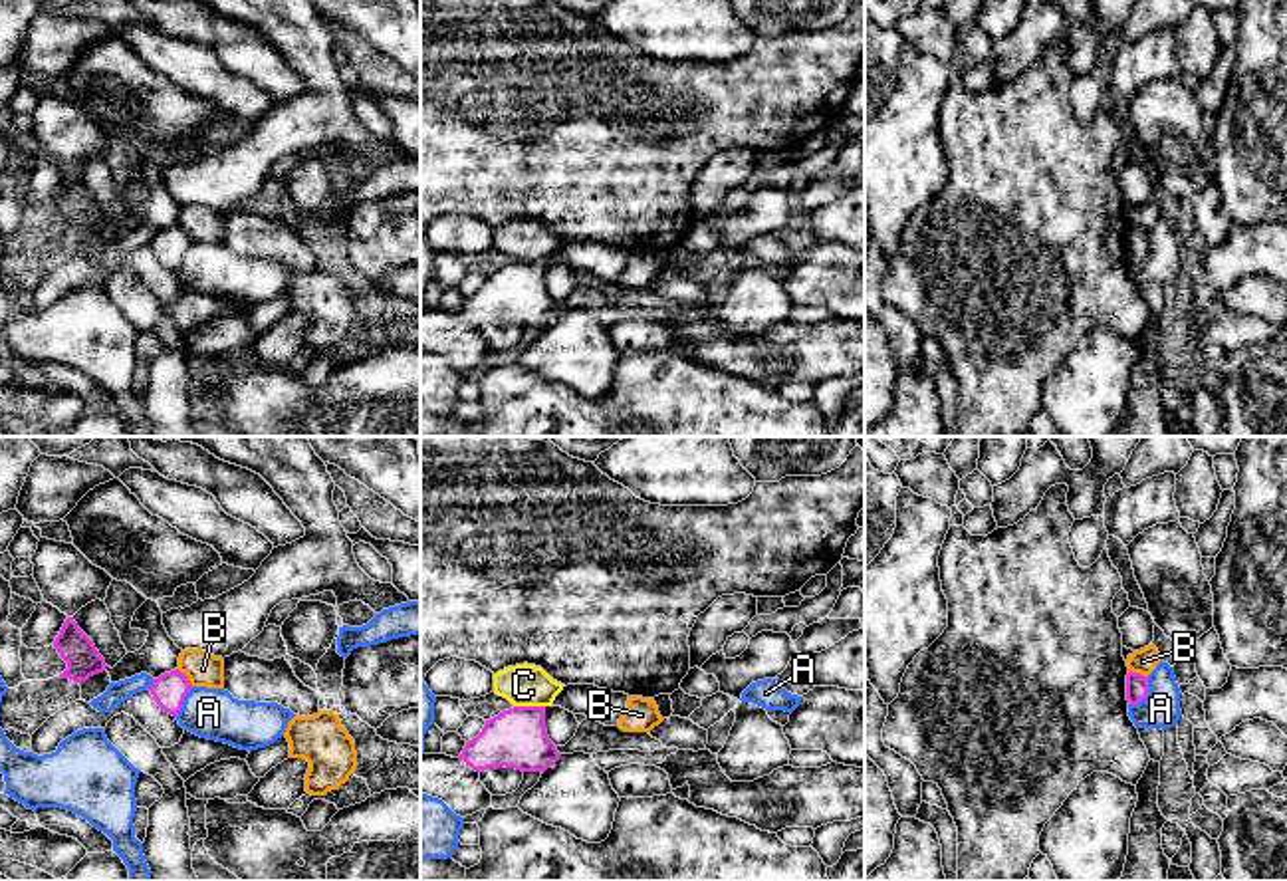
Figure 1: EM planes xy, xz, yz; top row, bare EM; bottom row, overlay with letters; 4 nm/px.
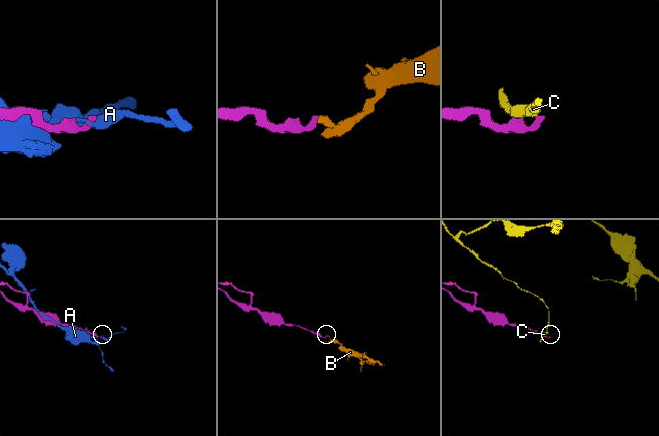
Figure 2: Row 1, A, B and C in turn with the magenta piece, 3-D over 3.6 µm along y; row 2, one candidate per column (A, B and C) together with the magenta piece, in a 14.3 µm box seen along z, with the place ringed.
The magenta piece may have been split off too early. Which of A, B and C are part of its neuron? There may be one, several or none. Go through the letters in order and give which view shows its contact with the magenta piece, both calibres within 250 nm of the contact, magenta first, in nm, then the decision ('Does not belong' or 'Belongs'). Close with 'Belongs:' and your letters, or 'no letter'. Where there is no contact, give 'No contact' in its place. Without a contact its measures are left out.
A: Touches magenta in yz. Thickness 100 nm (magenta) against 160 nm. Does not belong
B: Touches magenta in xy. Thickness 140 nm (magenta) against 140 nm. Does not belong
C: Touches magenta in xz. Thickness 240 nm (magenta) against 180 nm. Does not belong
Belongs: no letter

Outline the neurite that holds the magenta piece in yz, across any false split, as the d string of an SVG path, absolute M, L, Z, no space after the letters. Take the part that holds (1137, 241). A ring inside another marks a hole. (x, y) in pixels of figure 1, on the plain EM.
M1128 226L1126 230L1126 256L1138 260L1148 252L1148 232Z

